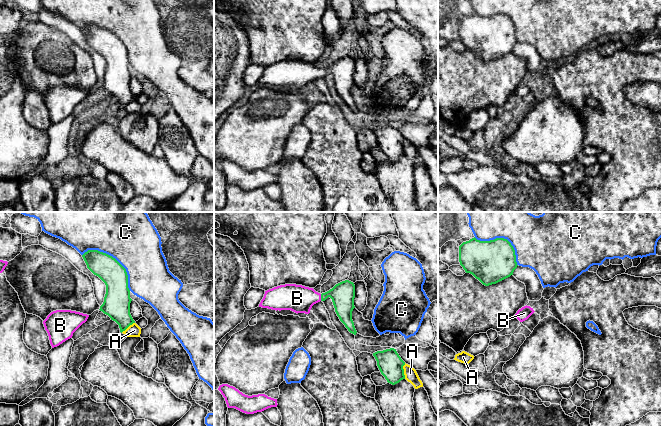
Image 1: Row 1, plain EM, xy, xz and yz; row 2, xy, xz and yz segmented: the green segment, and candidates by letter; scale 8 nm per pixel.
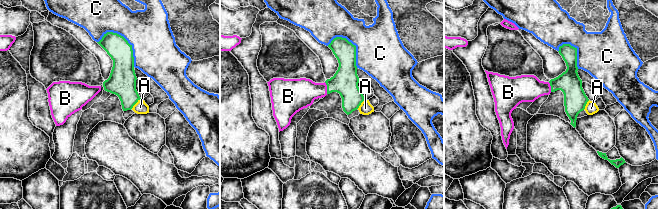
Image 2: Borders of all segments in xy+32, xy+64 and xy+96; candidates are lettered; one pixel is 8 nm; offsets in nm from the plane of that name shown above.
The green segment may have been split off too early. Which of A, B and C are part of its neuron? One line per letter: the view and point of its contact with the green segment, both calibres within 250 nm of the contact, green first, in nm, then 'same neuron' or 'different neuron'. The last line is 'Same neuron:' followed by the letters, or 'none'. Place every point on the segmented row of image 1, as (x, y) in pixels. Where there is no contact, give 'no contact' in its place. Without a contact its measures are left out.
A: xz (403, 371) | 200/100 nm | different neuron
B: xz (321, 297) | 190/220 nm | same neuron
C: xy (114, 258) | 200/480 nm | different neuron
Same neuron: B

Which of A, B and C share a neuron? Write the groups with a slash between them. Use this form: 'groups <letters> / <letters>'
groups A / B / C

